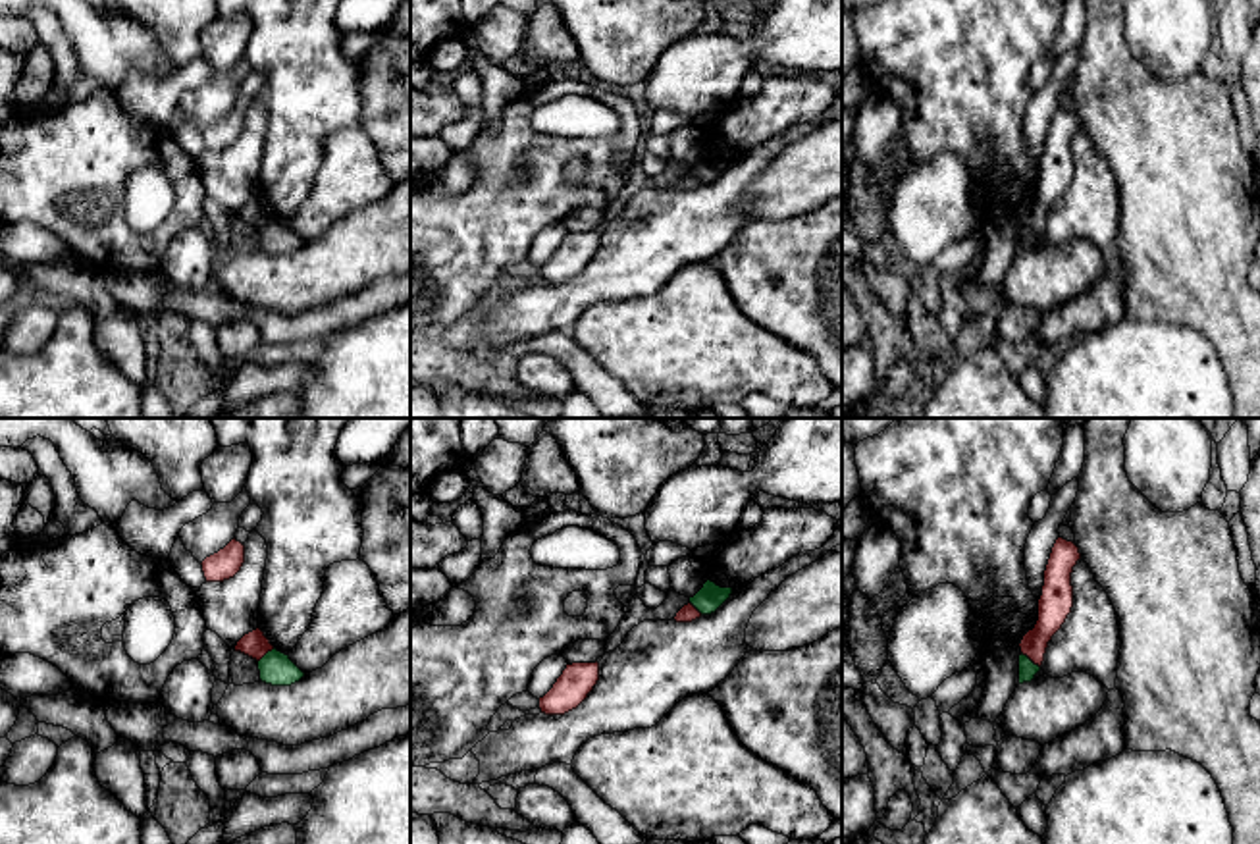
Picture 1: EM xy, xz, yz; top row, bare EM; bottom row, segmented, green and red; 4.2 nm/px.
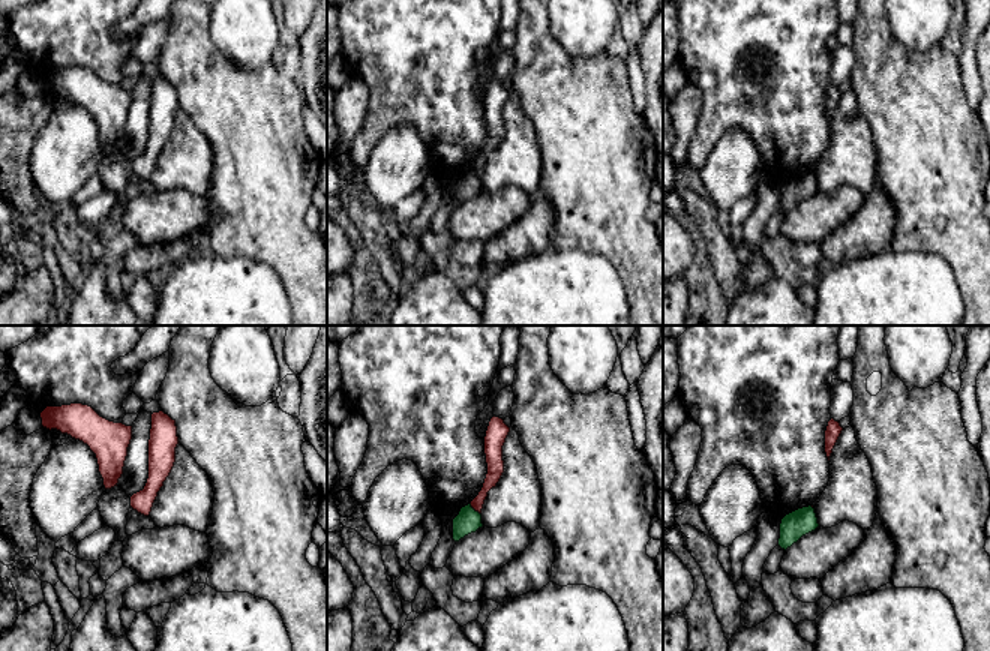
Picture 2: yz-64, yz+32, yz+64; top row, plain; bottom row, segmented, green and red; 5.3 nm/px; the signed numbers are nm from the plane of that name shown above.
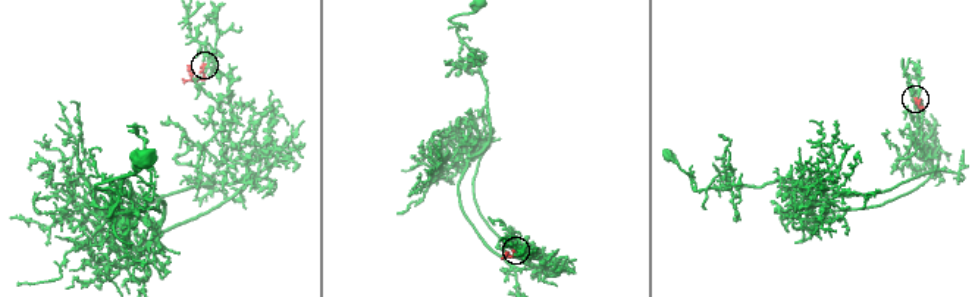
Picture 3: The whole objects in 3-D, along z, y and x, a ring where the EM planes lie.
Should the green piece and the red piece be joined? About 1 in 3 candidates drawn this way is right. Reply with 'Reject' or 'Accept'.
Reject

